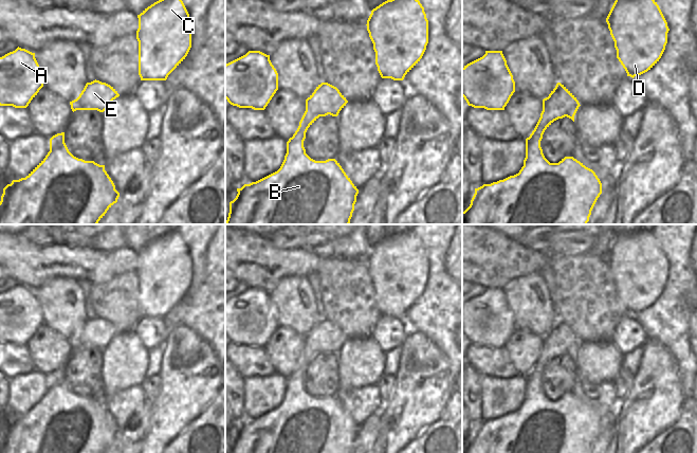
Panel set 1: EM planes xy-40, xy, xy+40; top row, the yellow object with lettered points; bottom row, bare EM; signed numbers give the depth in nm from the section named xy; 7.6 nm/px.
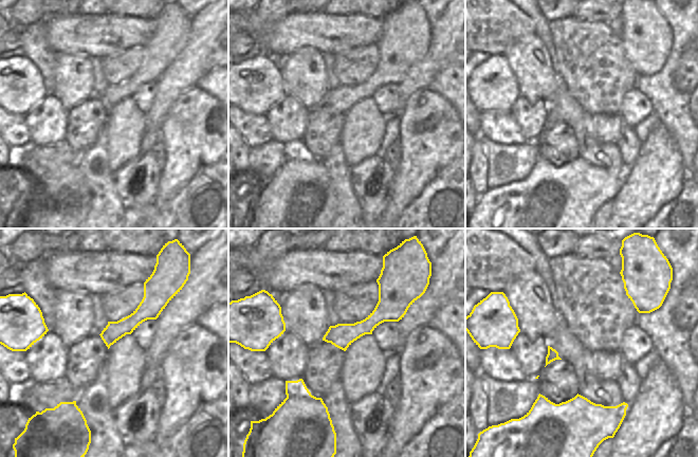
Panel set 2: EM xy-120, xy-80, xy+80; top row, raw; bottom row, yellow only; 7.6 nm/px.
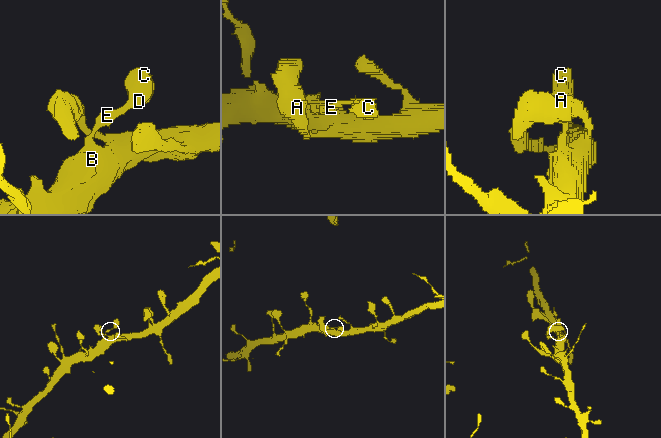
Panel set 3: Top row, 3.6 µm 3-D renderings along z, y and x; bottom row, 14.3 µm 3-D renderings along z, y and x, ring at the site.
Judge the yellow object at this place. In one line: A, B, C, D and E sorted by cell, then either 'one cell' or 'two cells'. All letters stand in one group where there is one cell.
groups A B C D E; one cell

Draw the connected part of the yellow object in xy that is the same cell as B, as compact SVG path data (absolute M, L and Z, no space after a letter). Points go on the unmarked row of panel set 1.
M322 320L306 337L306 348L299 359L299 363L292 375L287 379L287 391L280 405L250 421L237 425L236 435L230 439L228 453L352 453L359 427L346 412L335 396L315 398L311 396L304 384L308 365L319 355L328 351L337 354L348 338L340 327L328 321Z

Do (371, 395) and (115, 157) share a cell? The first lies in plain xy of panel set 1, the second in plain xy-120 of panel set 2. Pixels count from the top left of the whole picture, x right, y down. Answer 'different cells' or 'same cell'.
different cells

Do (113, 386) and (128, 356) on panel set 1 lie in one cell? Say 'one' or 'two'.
one

